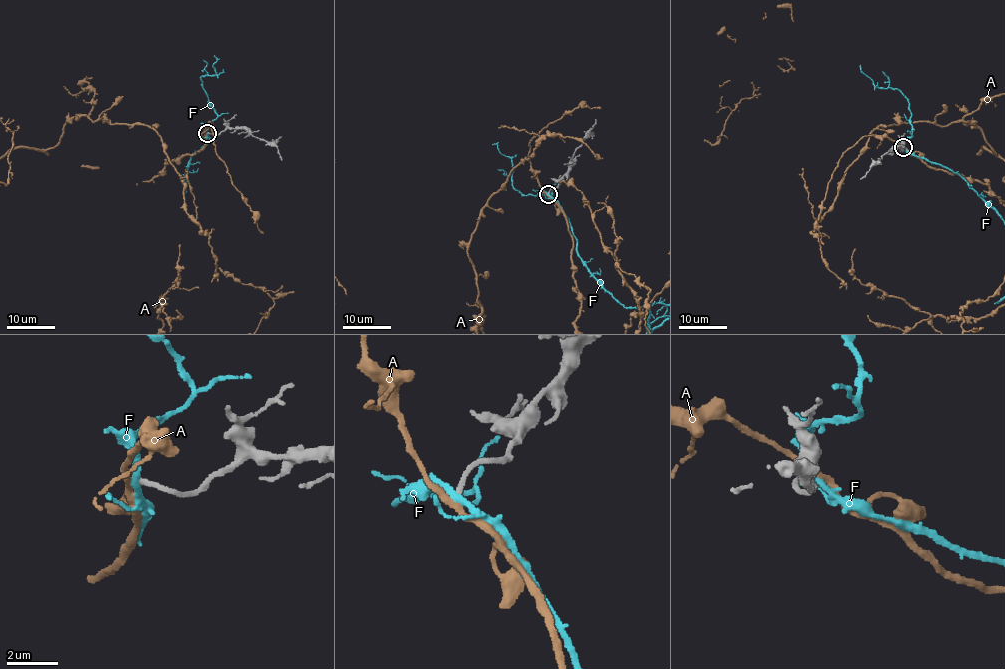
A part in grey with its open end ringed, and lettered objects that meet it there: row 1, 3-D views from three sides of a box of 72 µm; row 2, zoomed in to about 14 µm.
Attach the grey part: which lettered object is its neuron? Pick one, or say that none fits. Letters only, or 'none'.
A

